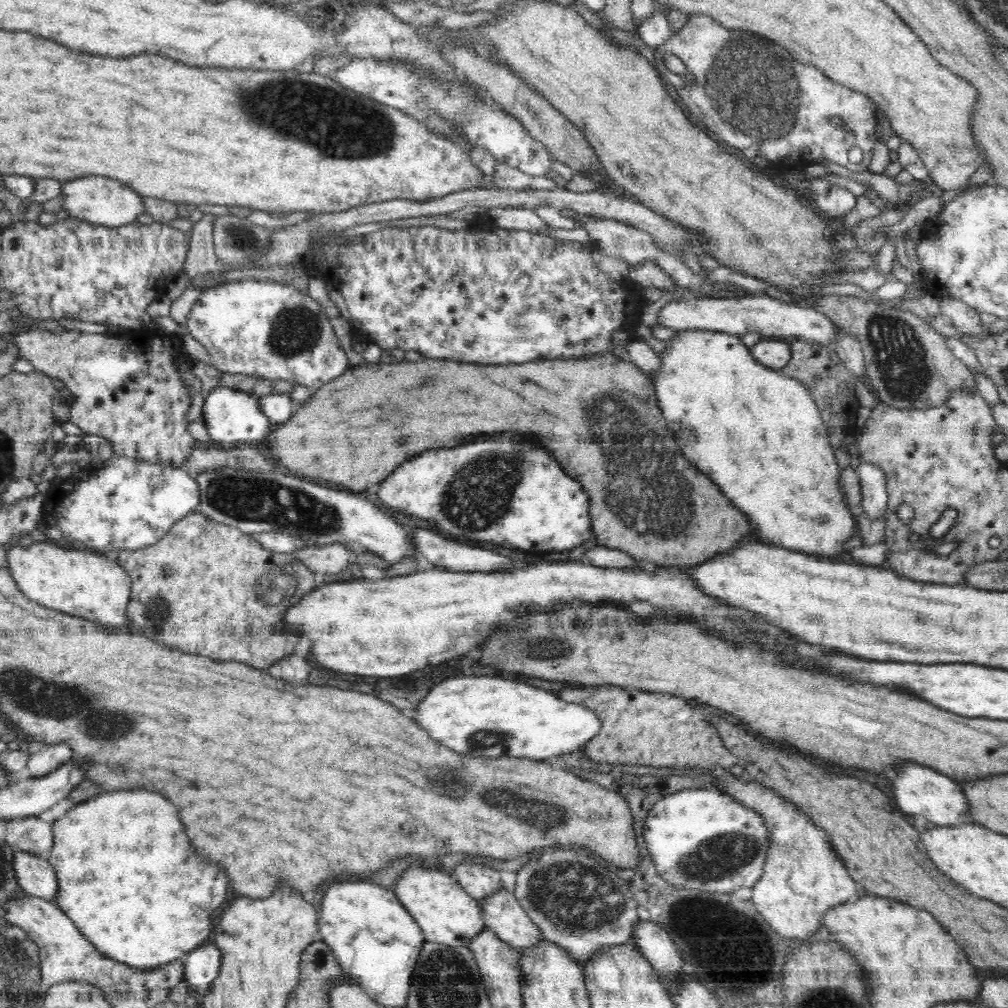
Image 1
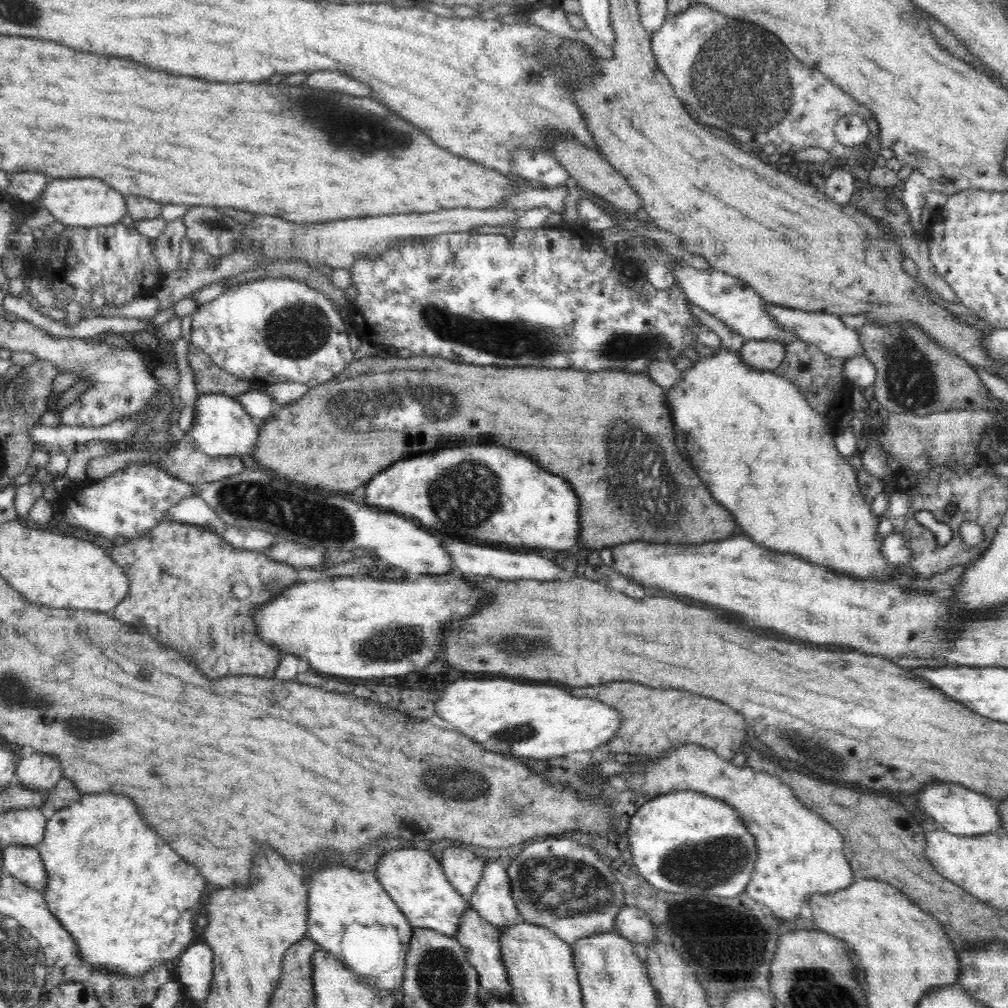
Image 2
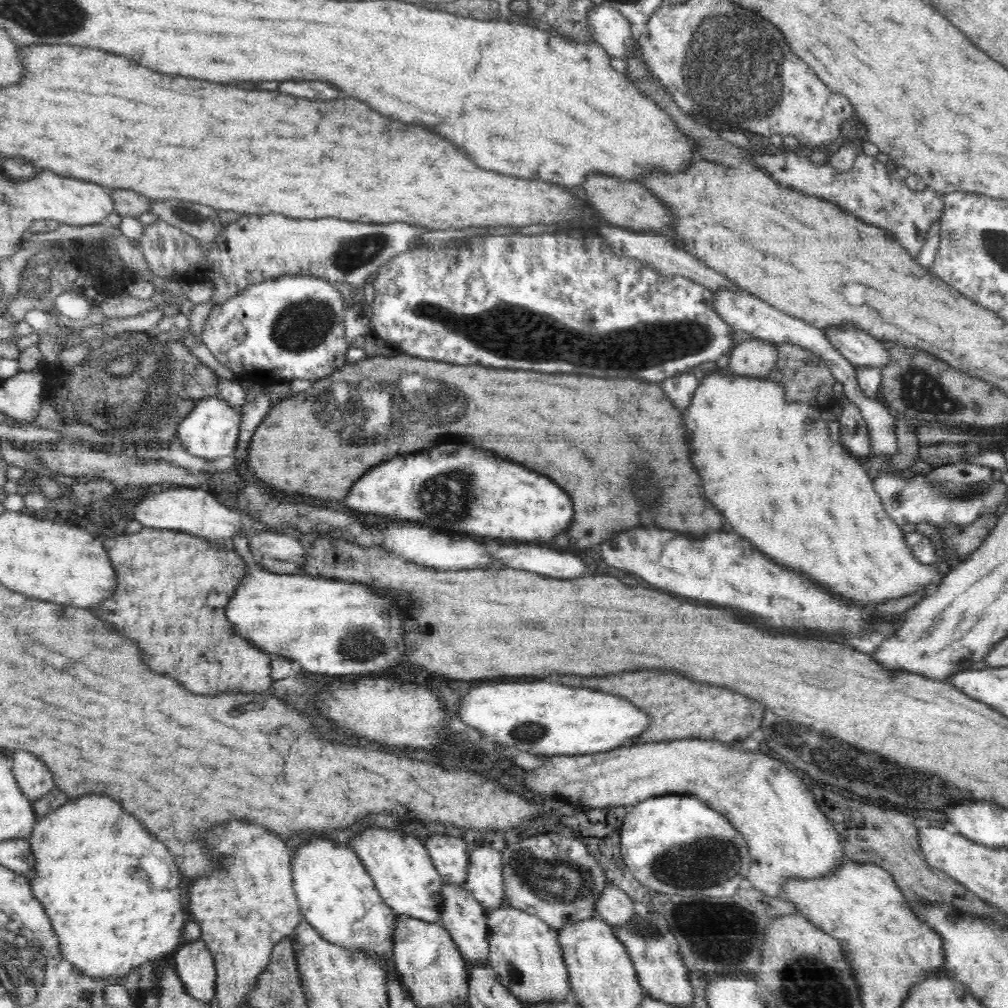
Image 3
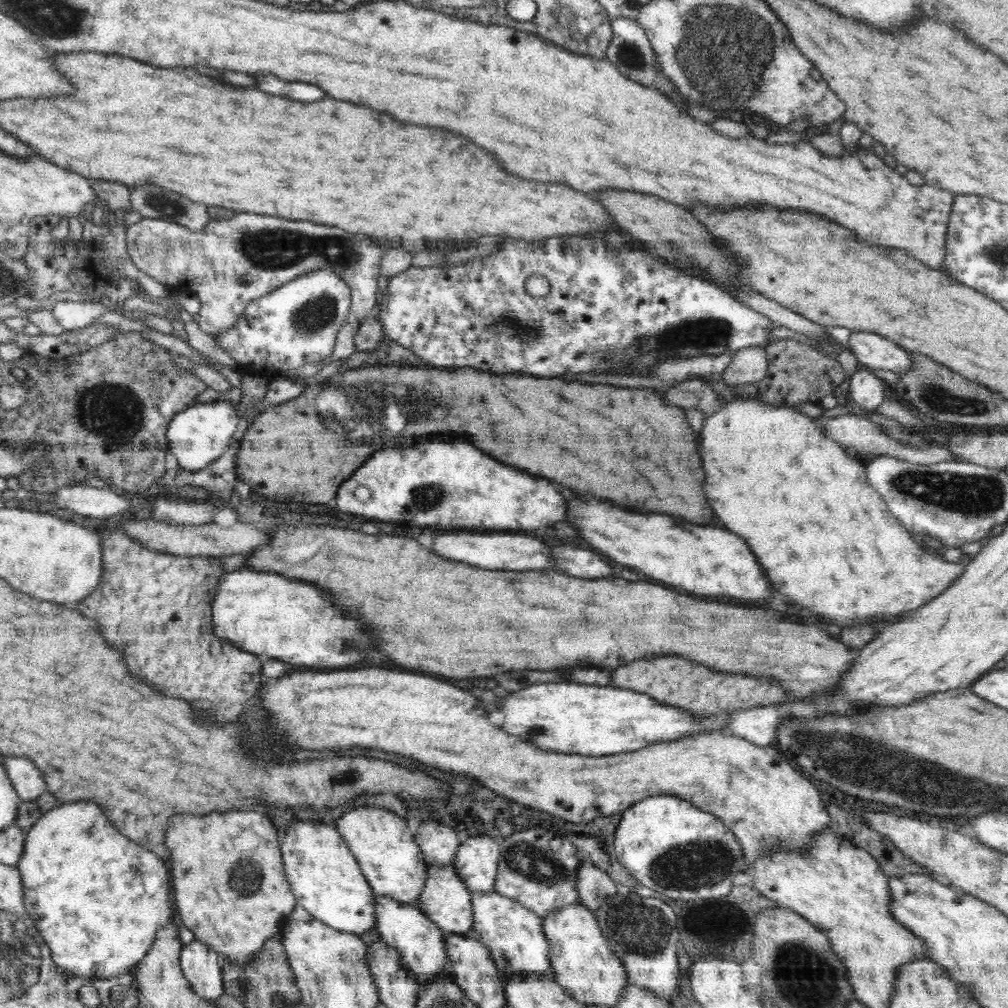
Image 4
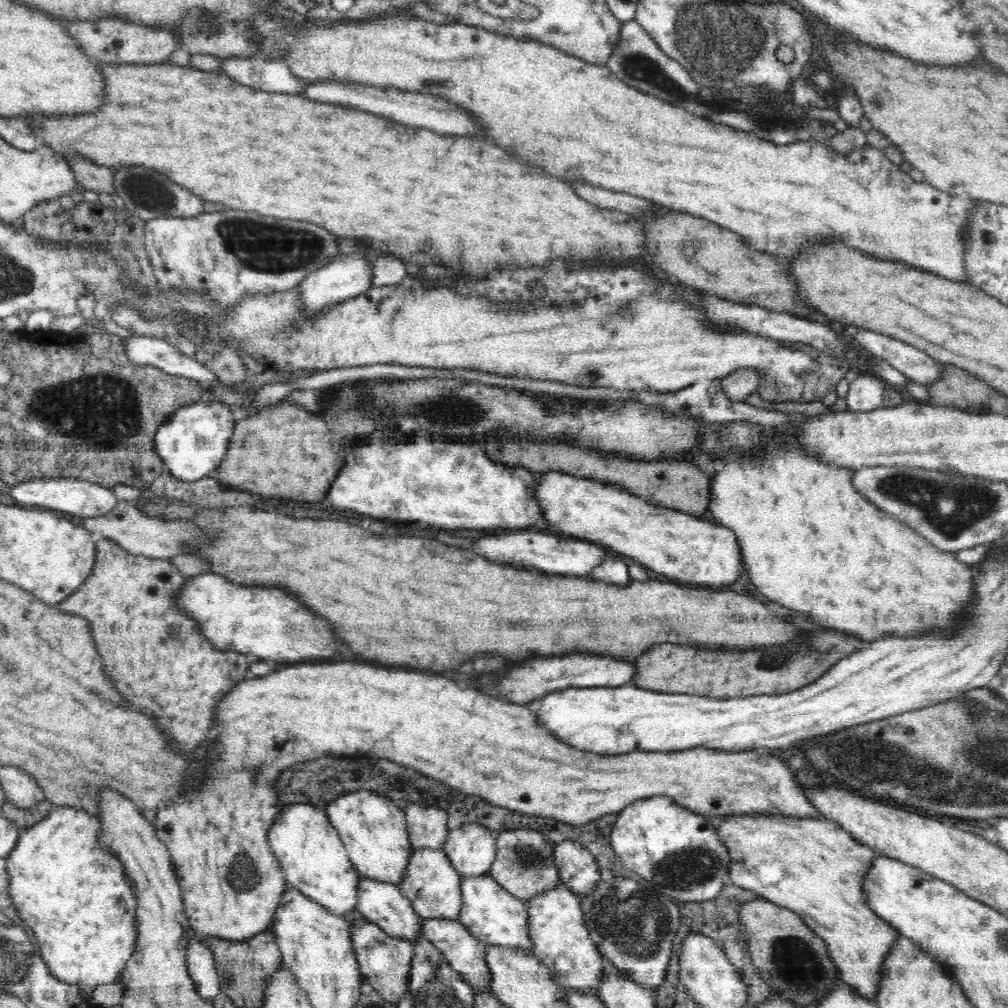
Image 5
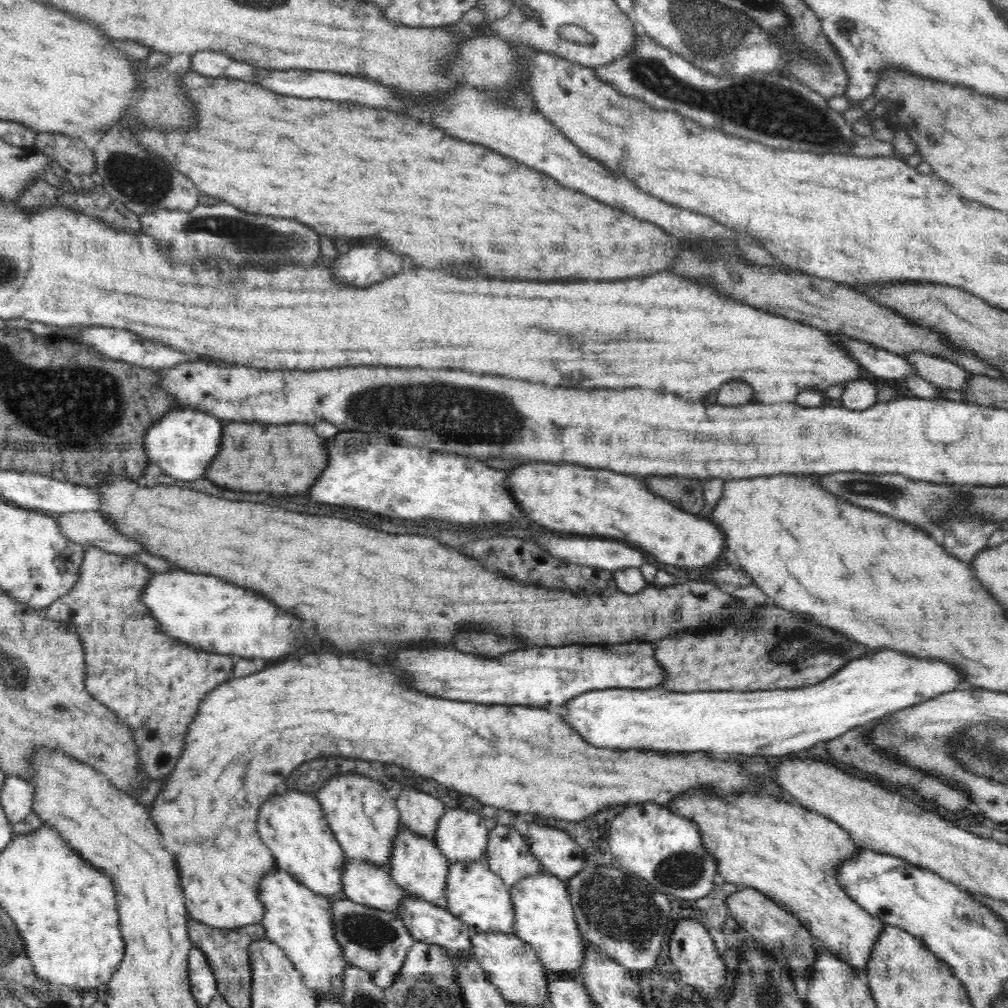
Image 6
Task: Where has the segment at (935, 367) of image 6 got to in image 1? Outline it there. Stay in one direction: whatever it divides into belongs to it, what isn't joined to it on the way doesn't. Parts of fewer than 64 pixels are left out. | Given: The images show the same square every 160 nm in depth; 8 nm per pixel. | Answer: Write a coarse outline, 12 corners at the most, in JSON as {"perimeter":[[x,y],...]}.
{"perimeter":[[771,292],[672,301],[675,331],[792,336],[836,347],[838,327]]}

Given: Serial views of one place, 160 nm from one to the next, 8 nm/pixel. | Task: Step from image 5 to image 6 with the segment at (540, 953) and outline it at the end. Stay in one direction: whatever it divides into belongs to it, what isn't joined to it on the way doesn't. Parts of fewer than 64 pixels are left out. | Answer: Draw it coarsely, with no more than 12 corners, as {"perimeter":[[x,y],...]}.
{"perimeter":[[544,870],[510,887],[513,934],[547,981],[577,977],[586,940],[566,882]]}

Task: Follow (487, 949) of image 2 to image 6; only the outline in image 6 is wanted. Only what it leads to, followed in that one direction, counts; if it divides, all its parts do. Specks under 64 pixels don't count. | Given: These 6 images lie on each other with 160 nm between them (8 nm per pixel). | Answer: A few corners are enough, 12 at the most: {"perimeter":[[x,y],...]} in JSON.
{"perimeter":[[401,828],[390,874],[414,899],[447,909],[451,862],[432,840]]}

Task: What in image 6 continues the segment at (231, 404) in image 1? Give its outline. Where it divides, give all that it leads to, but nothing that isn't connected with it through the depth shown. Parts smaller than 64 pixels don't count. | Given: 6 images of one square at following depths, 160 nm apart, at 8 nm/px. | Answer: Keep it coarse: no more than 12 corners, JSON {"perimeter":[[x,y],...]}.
{"perimeter":[[173,408],[144,446],[164,474],[200,480],[220,452],[222,420]]}

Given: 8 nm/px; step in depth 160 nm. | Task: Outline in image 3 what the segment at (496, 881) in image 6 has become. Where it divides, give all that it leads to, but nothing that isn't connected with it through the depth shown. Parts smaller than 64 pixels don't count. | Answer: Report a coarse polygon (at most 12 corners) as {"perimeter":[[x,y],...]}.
{"perimeter":[[505,904],[490,965],[521,1003],[571,999],[558,931]]}

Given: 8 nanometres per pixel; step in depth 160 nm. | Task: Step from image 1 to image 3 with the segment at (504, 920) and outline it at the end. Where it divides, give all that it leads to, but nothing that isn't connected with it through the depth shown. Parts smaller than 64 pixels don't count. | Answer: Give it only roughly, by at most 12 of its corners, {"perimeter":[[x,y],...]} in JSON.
{"perimeter":[[468,852],[463,886],[485,914],[507,904],[502,852]]}

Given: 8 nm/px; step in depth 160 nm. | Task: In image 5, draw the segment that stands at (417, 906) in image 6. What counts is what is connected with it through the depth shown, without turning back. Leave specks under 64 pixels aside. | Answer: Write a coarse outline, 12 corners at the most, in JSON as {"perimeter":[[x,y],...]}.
{"perimeter":[[422,919],[422,938],[462,980],[491,990],[482,944],[459,920]]}

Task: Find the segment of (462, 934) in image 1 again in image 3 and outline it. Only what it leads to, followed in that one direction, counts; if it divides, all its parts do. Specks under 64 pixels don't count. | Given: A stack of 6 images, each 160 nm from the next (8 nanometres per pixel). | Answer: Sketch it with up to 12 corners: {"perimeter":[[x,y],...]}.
{"perimeter":[[370,828],[354,852],[394,915],[441,922],[424,844]]}

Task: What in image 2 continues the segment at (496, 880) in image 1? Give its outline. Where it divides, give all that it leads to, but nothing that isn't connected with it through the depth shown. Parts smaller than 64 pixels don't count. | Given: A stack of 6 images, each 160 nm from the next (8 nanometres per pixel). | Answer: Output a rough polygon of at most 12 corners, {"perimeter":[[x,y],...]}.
{"perimeter":[[450,848],[440,863],[450,884],[469,902],[485,861]]}

